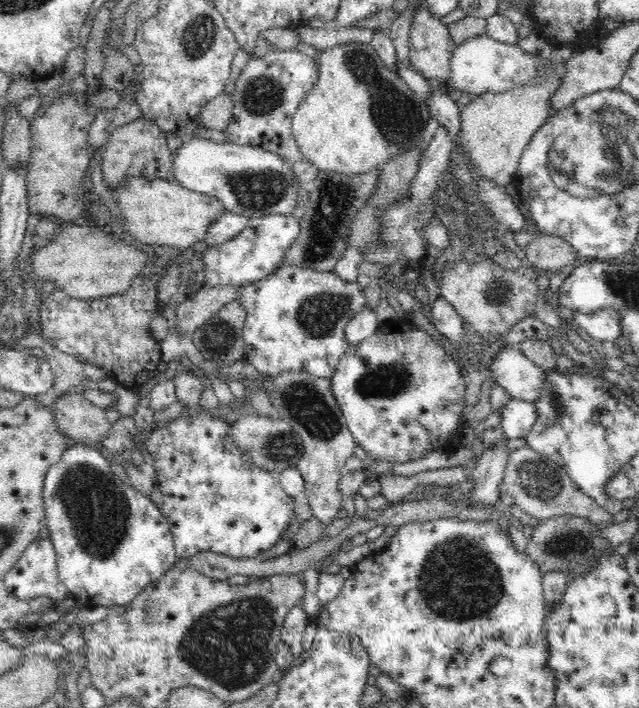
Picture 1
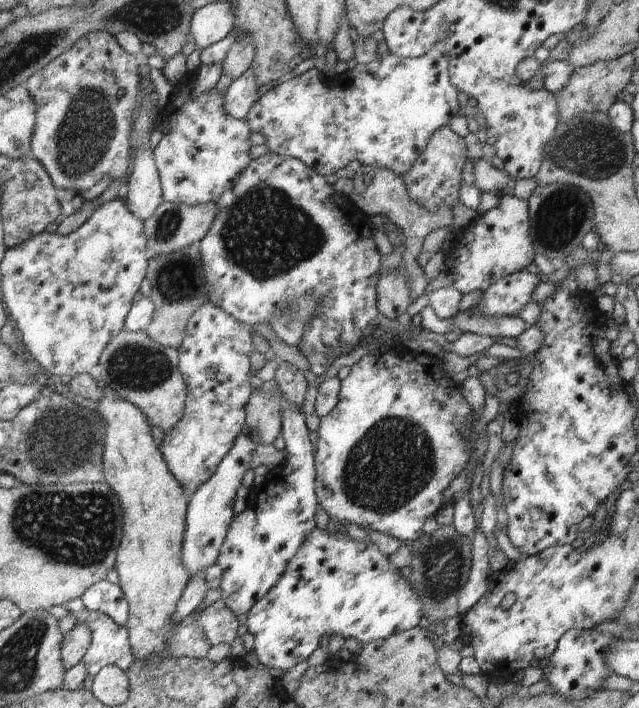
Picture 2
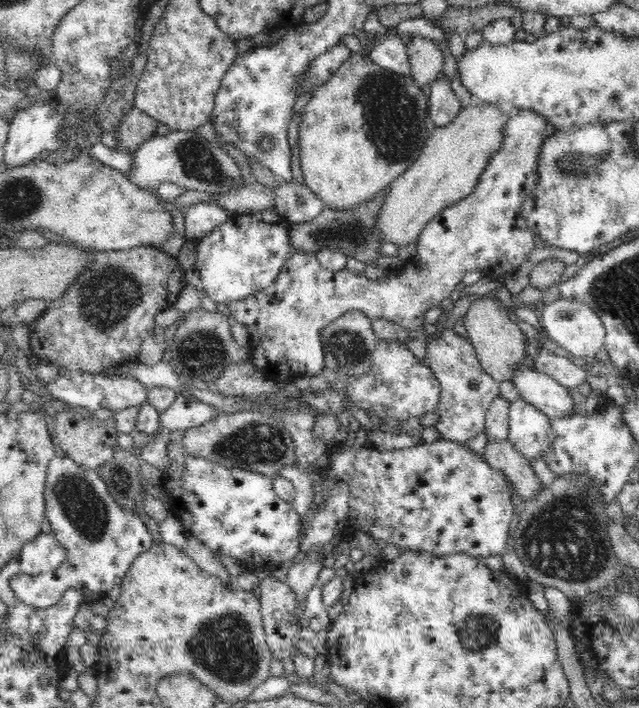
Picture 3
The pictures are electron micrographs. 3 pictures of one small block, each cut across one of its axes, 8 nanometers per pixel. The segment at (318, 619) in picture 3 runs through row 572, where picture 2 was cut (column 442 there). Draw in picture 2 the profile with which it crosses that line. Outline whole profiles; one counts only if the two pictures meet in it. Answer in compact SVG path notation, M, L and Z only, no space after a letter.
M425 306L419 312L420 324L422 329L435 332L440 335L460 330L464 332L472 332L481 336L498 338L518 338L522 332L530 327L521 320L516 318L492 318L492 316L484 316L480 310L467 309L460 314L456 314L454 318L441 319L436 316L430 306Z

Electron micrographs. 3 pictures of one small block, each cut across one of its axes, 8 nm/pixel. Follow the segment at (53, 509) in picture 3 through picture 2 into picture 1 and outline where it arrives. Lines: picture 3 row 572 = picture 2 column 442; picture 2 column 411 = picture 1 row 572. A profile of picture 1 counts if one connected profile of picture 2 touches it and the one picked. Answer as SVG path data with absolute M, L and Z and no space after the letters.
M75 443L69 447L57 464L54 464L45 476L43 498L45 501L45 521L48 530L50 531L50 540L53 542L55 554L57 555L57 574L59 579L65 584L71 596L77 597L82 604L87 603L89 606L102 605L112 608L114 606L126 606L132 602L148 584L156 582L160 576L169 572L169 569L174 569L176 562L179 560L177 556L176 547L174 546L174 539L168 521L162 515L162 511L158 508L150 498L135 490L128 482L124 482L112 472L110 462L92 446L86 446Z

